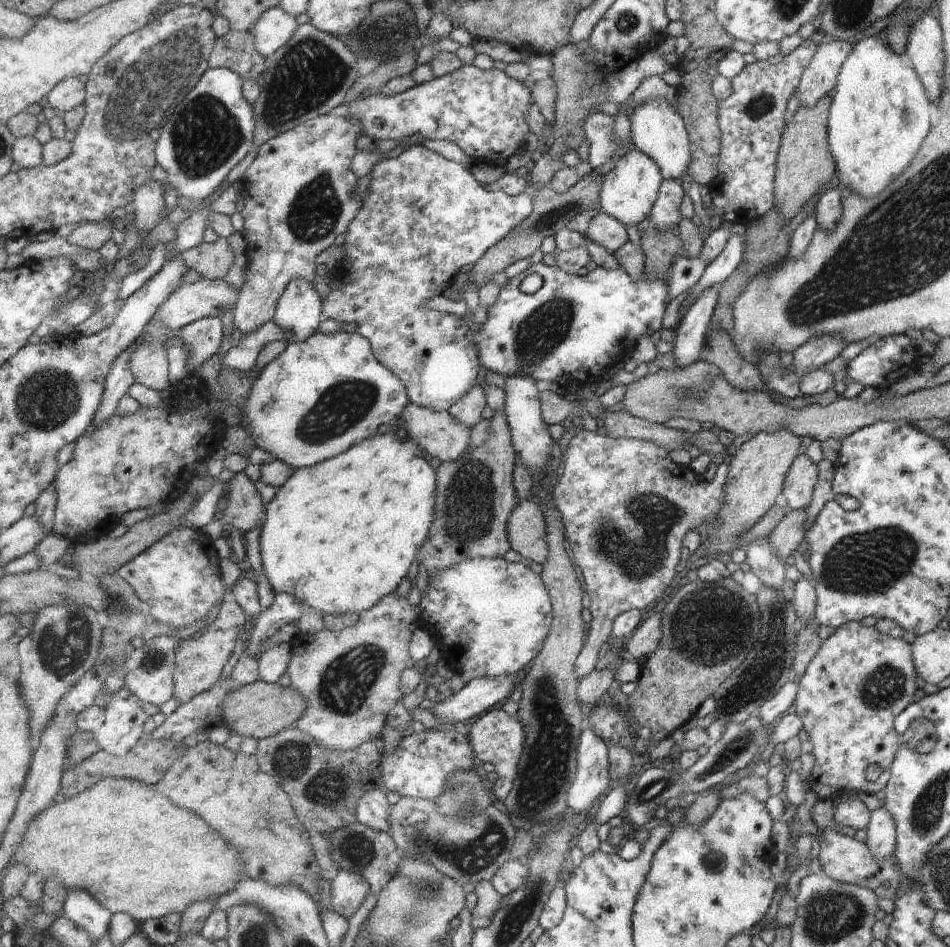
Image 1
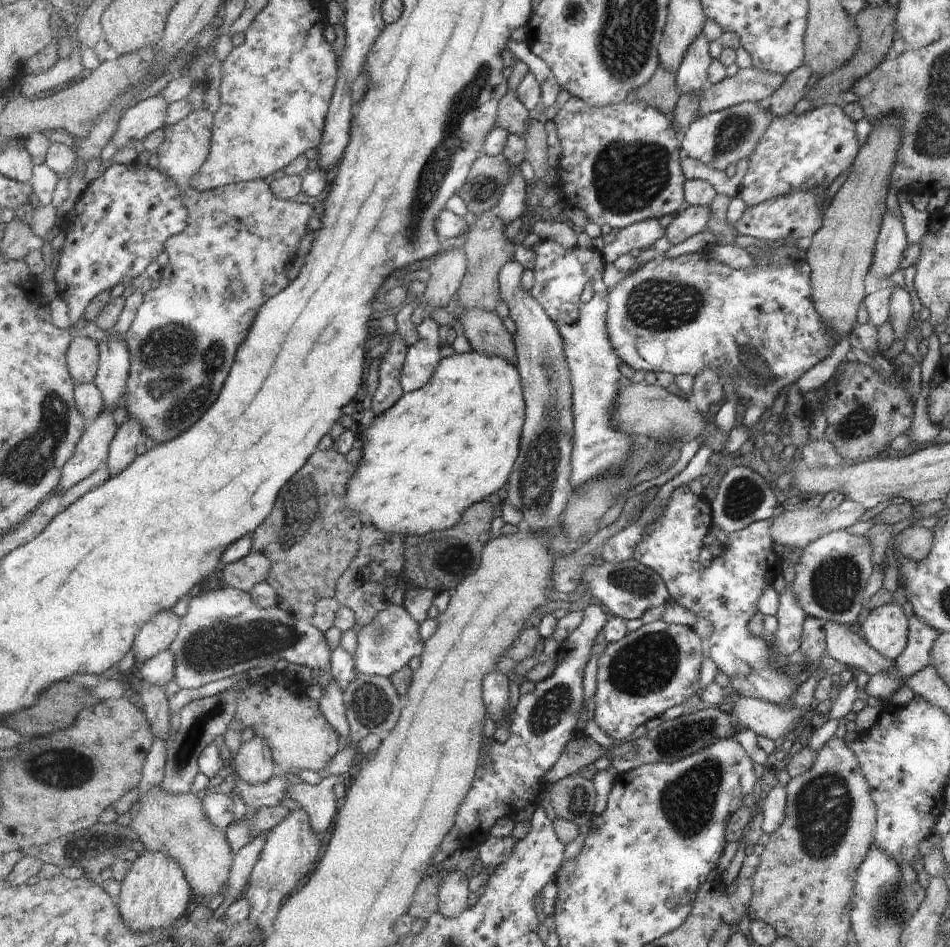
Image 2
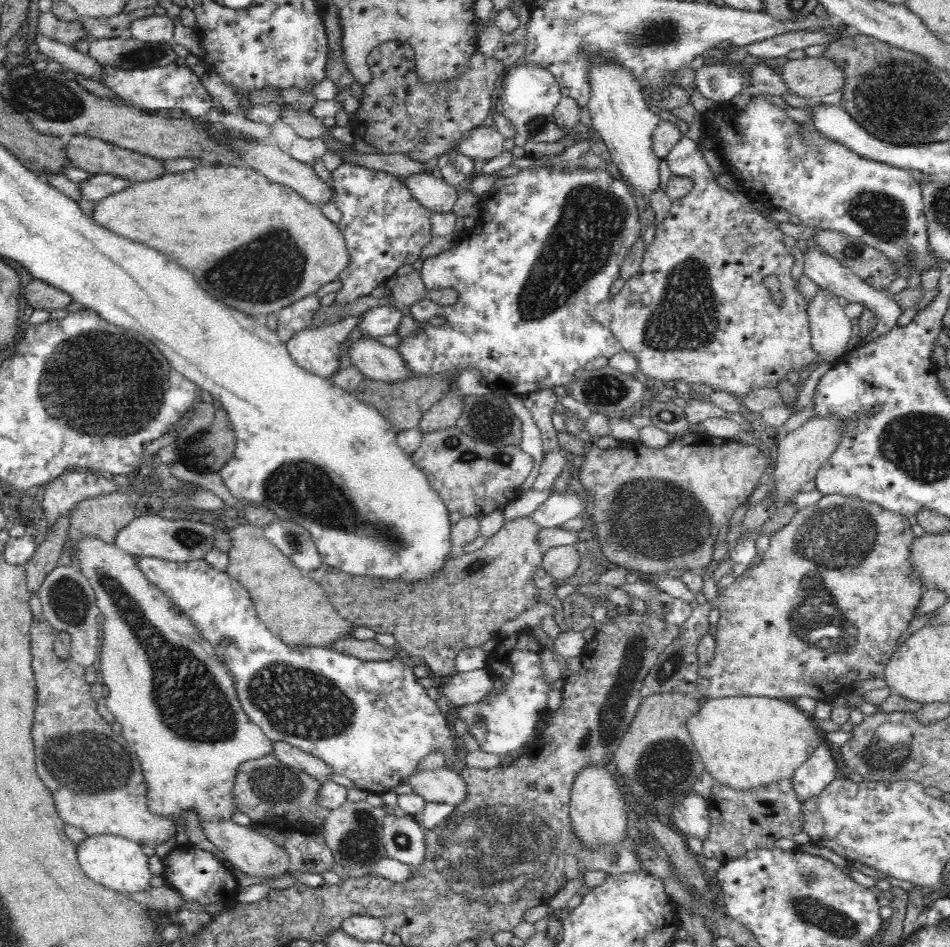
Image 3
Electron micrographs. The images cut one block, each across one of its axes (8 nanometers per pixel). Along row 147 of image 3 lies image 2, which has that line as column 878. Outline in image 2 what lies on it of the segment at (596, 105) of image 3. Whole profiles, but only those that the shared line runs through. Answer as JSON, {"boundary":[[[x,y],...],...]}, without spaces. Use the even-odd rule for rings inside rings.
{"boundary":[[[896,602],[873,608],[859,628],[867,644],[887,660],[895,661],[905,650],[907,622],[901,606]]]}

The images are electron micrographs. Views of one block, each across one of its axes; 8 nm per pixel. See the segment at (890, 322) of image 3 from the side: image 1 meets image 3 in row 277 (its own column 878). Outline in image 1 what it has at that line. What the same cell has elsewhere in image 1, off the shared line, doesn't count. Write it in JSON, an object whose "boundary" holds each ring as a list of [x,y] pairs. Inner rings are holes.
{"boundary":[[[880,807],[873,810],[869,815],[866,828],[867,850],[875,860],[883,860],[892,855],[895,848],[895,828],[893,818],[885,808]]]}

